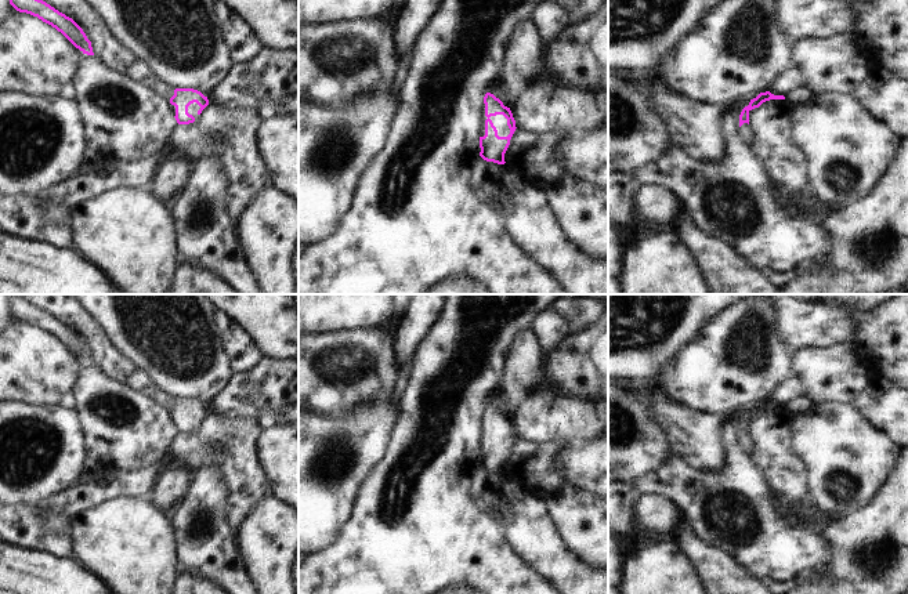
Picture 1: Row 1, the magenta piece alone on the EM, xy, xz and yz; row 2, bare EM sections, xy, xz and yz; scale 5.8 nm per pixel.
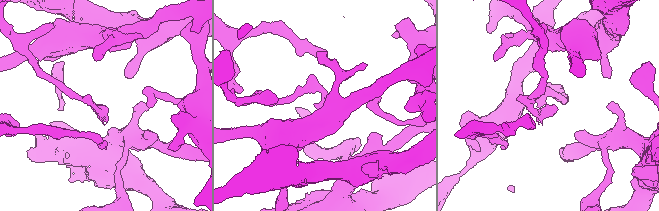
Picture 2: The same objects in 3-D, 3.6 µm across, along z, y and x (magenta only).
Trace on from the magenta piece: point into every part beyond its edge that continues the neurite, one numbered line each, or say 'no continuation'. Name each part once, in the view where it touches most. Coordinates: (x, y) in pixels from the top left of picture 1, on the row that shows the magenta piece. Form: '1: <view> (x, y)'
1: xz (499, 120)

